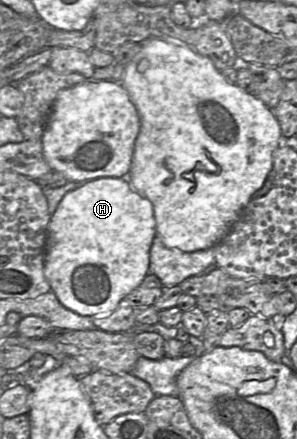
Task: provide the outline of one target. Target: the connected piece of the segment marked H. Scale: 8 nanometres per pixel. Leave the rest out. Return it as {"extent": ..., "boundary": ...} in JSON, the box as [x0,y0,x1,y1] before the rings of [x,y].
{"extent":[44,177,156,318],"boundary":[[[102,177],[82,182],[82,185],[64,195],[56,211],[51,216],[48,225],[48,236],[45,253],[44,275],[50,284],[51,291],[56,295],[59,302],[67,309],[90,318],[111,314],[115,311],[122,299],[138,287],[145,276],[149,273],[150,248],[156,236],[155,218],[152,203],[133,191],[127,182],[120,177]]]}

